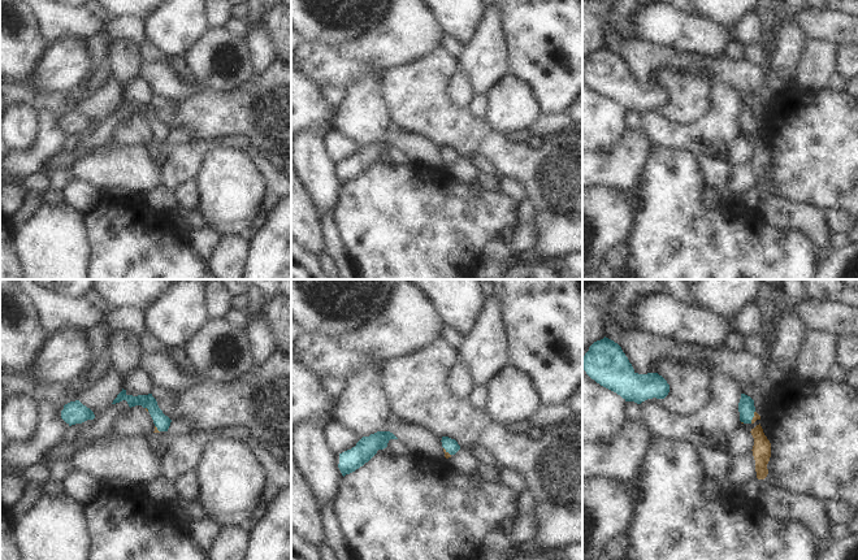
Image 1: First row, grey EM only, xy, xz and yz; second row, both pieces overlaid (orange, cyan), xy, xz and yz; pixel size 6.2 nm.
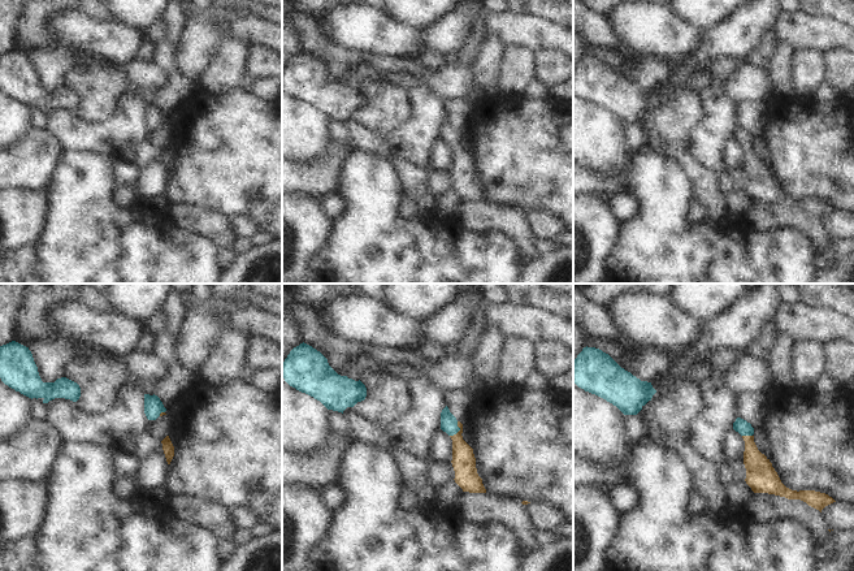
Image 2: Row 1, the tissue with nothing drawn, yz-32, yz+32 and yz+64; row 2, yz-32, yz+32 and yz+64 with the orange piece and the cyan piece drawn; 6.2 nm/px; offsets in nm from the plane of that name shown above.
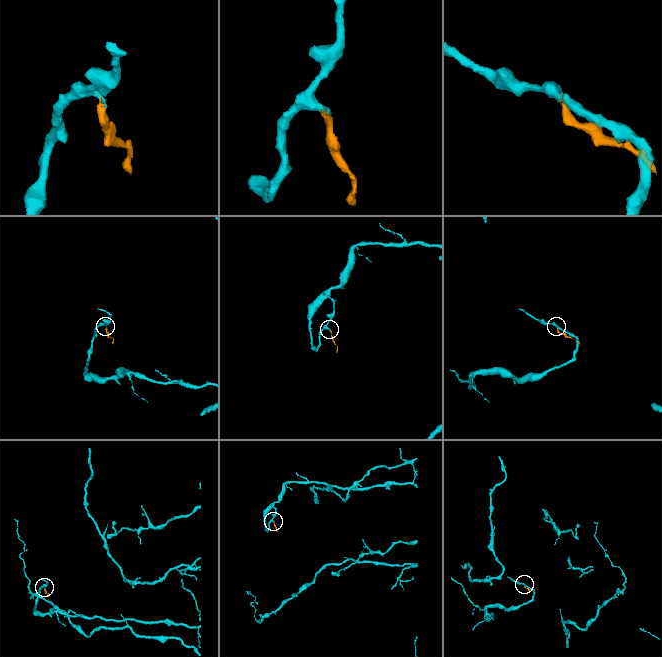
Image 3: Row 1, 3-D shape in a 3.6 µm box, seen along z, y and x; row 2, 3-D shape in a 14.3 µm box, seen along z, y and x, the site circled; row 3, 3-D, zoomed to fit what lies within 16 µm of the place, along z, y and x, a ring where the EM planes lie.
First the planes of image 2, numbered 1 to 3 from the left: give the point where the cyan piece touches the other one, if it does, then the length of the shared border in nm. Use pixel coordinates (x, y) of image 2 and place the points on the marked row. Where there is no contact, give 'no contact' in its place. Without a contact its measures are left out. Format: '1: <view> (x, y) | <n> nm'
1: yz-32 (161, 412) | 50 nm
2: yz+32 (459, 431) | 110 nm
3: yz+64 (748, 436) | 60 nm

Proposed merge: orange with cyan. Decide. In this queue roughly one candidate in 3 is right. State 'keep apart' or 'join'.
join

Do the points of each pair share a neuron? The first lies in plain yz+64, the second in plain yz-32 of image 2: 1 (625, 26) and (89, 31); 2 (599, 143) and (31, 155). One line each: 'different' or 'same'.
1: same
2: different

